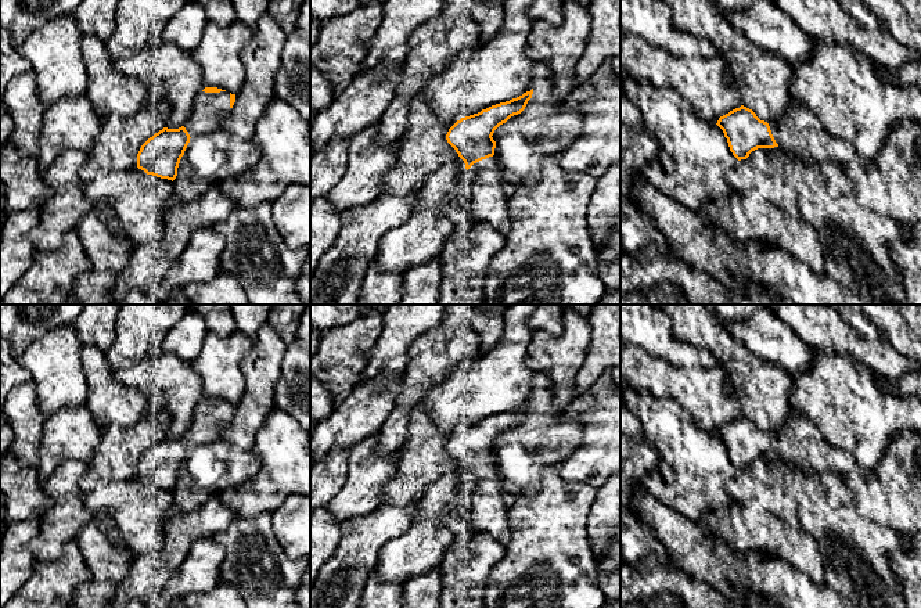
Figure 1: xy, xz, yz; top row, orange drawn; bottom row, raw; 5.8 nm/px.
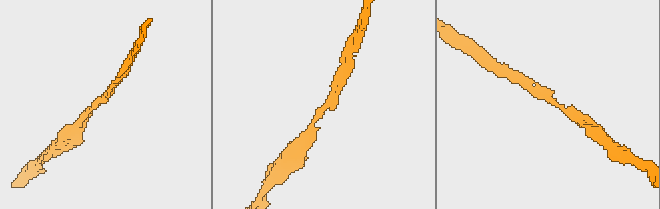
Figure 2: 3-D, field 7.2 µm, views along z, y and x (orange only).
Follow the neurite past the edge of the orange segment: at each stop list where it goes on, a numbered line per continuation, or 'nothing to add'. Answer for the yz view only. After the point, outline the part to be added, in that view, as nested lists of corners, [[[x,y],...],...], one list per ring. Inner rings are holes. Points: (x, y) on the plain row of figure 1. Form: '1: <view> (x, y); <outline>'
1: yz (799, 442); [[[801,413],[789,417],[778,433],[767,433],[781,460],[813,474],[843,474],[859,468],[852,453],[828,443],[813,421]]]

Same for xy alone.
1: xy (209, 418); [[[201,400],[194,410],[194,421],[184,438],[191,449],[209,443],[216,445],[230,420],[229,402],[205,403]]]

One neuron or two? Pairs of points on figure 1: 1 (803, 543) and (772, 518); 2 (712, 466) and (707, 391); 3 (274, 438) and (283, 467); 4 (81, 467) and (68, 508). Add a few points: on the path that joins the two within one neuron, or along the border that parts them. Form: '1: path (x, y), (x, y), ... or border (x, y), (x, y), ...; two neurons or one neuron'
1: path (780, 550), (749, 546), (745, 542), (748, 531); one neuron
2: border (689, 417), (698, 428), (715, 435); two neurons
3: path (281, 445), (283, 460); one neuron
4: path (71, 477), (68, 479), (68, 499); one neuron

